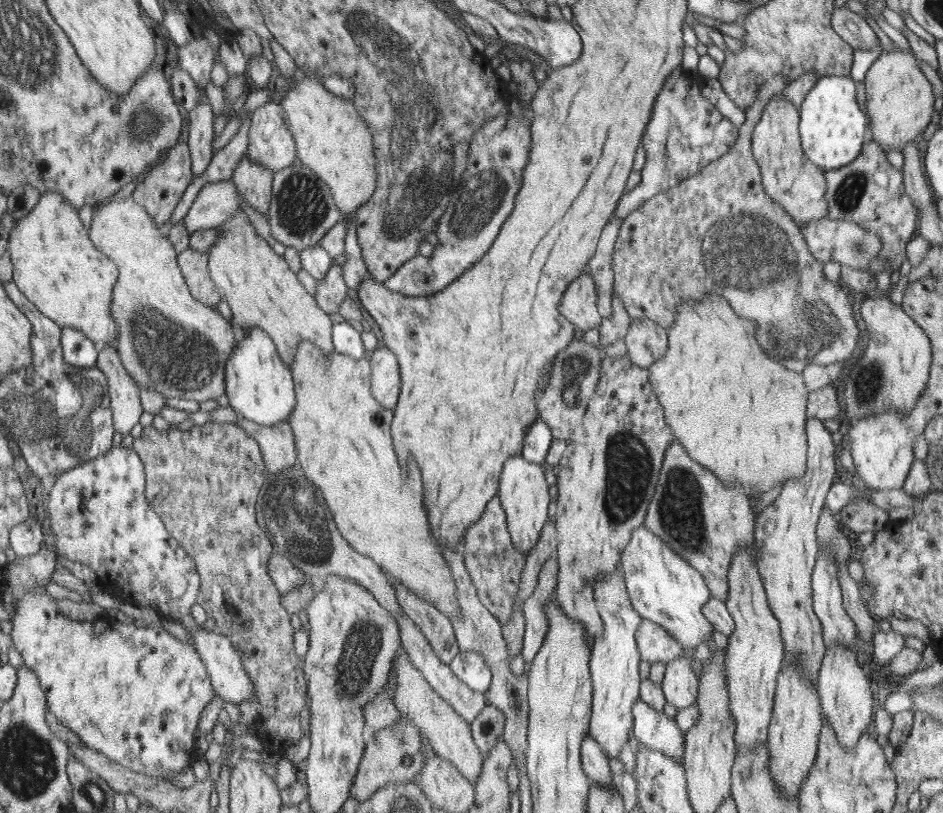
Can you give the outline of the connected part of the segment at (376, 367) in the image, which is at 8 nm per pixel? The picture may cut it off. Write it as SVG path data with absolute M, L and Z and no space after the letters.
M388 348L373 351L371 363L371 390L375 398L388 409L394 409L400 396L400 371L396 355Z

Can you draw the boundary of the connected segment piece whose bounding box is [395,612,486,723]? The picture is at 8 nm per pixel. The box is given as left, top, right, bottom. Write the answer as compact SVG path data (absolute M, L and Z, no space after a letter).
M404 612L402 615L396 615L395 618L402 629L402 648L406 650L410 656L411 662L419 668L427 678L427 681L435 688L440 696L446 699L468 723L471 723L486 705L484 695L473 691L467 684L464 684L456 674L452 672L449 664L444 664L444 662L436 656L428 639L422 634L422 631L416 626L415 622L406 616Z

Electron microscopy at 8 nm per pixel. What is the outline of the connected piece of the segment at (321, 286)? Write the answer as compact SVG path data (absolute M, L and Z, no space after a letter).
M332 265L328 273L317 282L315 298L319 306L328 314L338 312L347 294L352 294L343 277L342 266Z

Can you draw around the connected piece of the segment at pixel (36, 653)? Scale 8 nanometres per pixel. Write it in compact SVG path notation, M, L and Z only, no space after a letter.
M30 592L22 602L17 605L17 610L14 617L11 619L12 631L11 639L16 650L19 651L23 658L23 662L30 670L35 671L39 677L39 682L42 684L42 689L46 692L47 706L50 707L50 712L59 720L61 727L67 728L74 732L83 745L98 751L106 756L114 763L122 764L126 768L137 774L144 774L152 778L162 778L164 782L168 781L168 776L180 776L186 768L192 767L198 750L196 750L196 740L194 740L194 728L196 728L196 712L198 708L202 708L202 704L206 702L206 698L212 698L212 684L210 678L204 670L204 664L200 662L198 653L193 645L184 644L182 640L174 638L170 632L166 632L164 628L155 625L148 627L136 627L130 623L125 624L114 618L114 622L102 622L98 619L95 621L72 621L70 617L62 614L56 607L54 598L44 592L40 595L34 595Z

